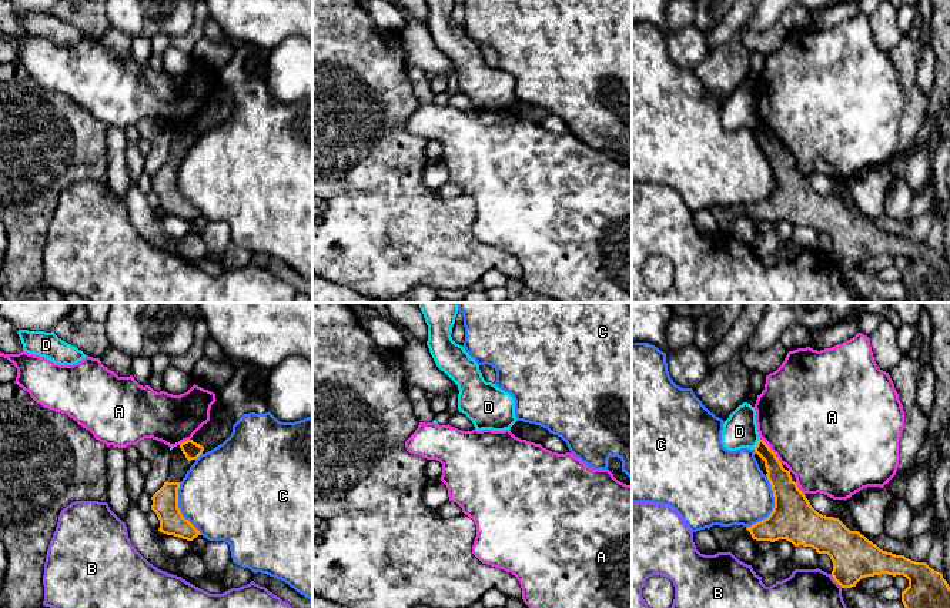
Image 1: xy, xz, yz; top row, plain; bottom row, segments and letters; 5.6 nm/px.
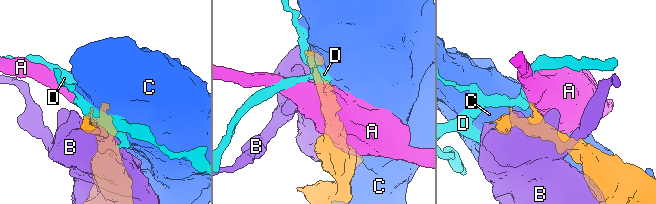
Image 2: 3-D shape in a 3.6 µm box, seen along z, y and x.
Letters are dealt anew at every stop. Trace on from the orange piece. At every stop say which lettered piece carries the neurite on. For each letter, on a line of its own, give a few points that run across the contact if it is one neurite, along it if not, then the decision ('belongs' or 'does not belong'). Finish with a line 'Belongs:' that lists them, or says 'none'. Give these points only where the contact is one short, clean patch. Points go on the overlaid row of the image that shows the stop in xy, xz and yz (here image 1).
A: does not belong
B: does not belong
C: does not belong
D: line yz (759, 438), (753, 448); does not belong
Belongs: none

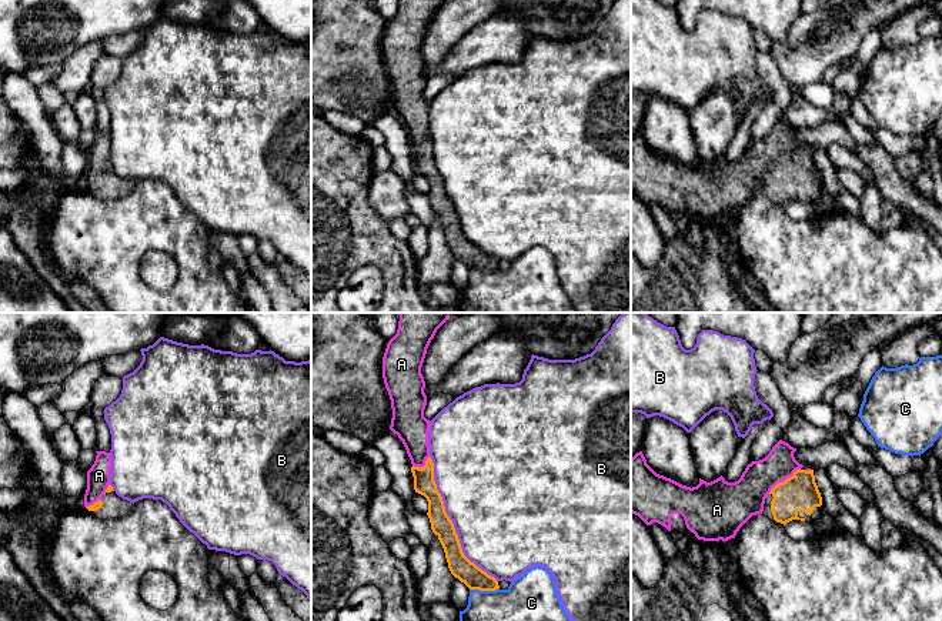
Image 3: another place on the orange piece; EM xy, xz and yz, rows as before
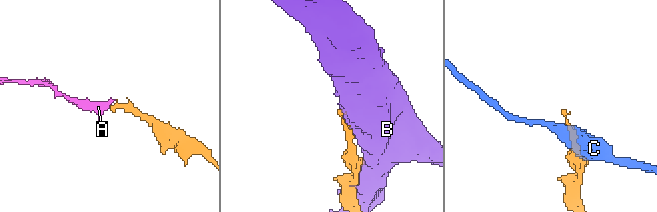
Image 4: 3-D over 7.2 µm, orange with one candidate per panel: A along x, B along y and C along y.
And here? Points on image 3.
A: line yz (798, 493), (785, 480), (762, 480), (745, 497); belongs
B: does not belong
C: does not belong
Belongs: A

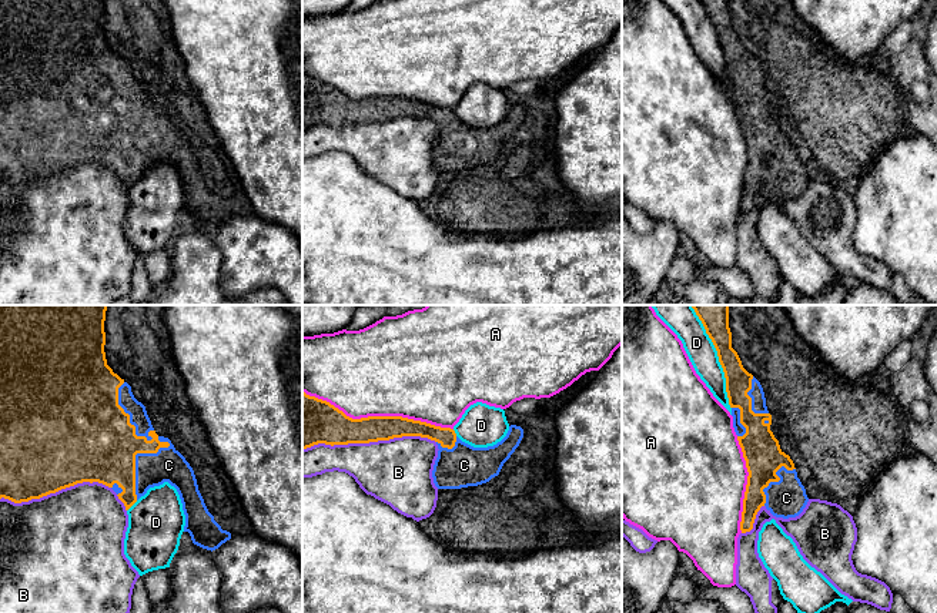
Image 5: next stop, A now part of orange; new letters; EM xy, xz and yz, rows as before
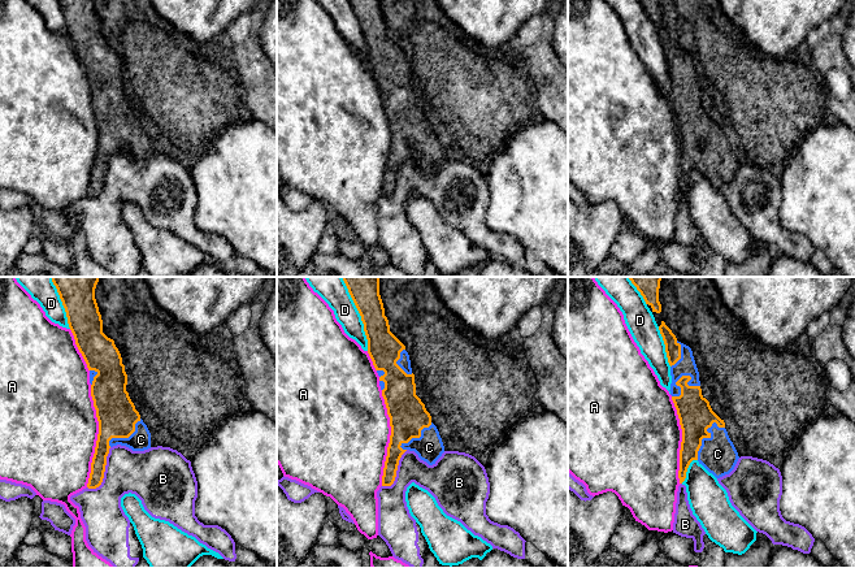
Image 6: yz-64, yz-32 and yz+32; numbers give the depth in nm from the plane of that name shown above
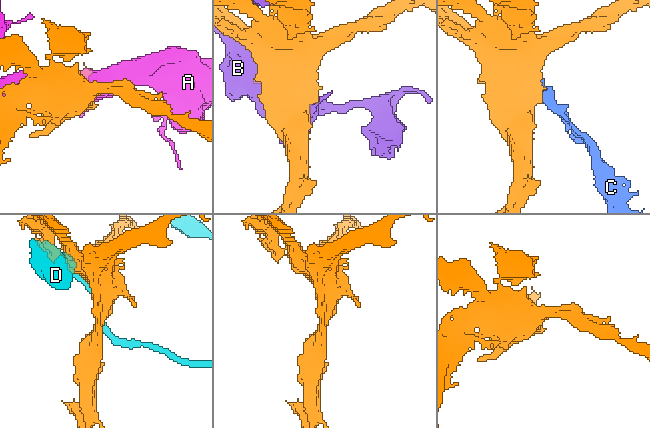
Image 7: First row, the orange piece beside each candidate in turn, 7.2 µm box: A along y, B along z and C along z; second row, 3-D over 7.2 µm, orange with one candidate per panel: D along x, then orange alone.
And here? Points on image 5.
A: does not belong
B: does not belong
C: belongs
D: does not belong
Belongs: C

